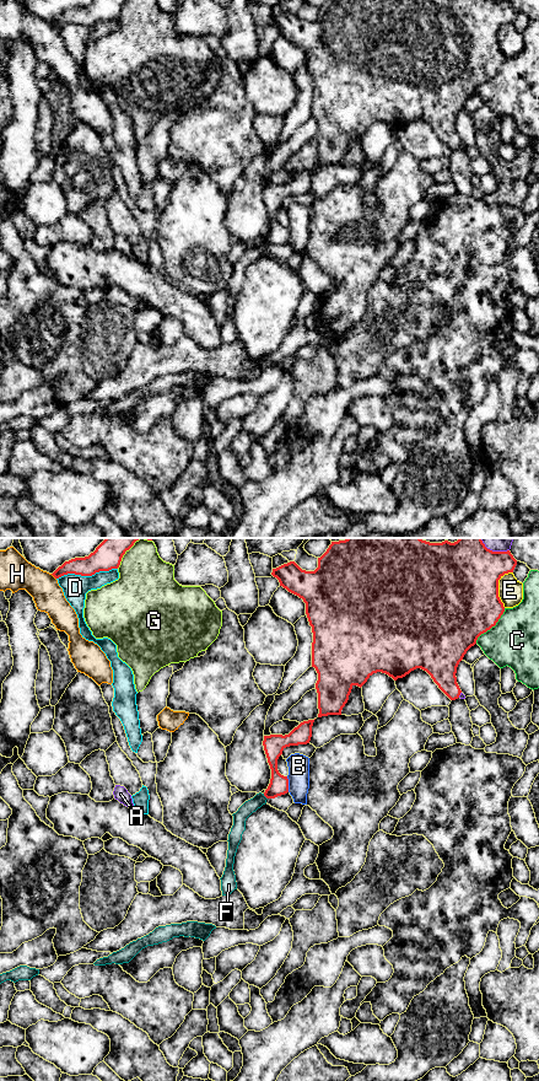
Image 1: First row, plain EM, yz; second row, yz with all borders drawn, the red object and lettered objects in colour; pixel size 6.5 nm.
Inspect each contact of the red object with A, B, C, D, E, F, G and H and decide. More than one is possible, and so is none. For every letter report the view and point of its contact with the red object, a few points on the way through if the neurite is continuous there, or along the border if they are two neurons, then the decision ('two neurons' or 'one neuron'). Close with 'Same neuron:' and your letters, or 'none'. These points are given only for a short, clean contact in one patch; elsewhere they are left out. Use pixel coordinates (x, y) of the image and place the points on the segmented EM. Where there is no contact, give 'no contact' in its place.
A: yz (494, 552) | two neurons
B: yz (287, 784) | along yz (286, 776), (289, 791) | two neurons
C: yz (491, 627) | two neurons
D: yz (86, 575) | two neurons
E: yz (497, 587) | two neurons
F: yz (264, 795) | along yz (263, 794), (267, 799) | two neurons
G: yz (124, 553) | two neurons
H: yz (53, 575) | two neurons
Same neuron: none

